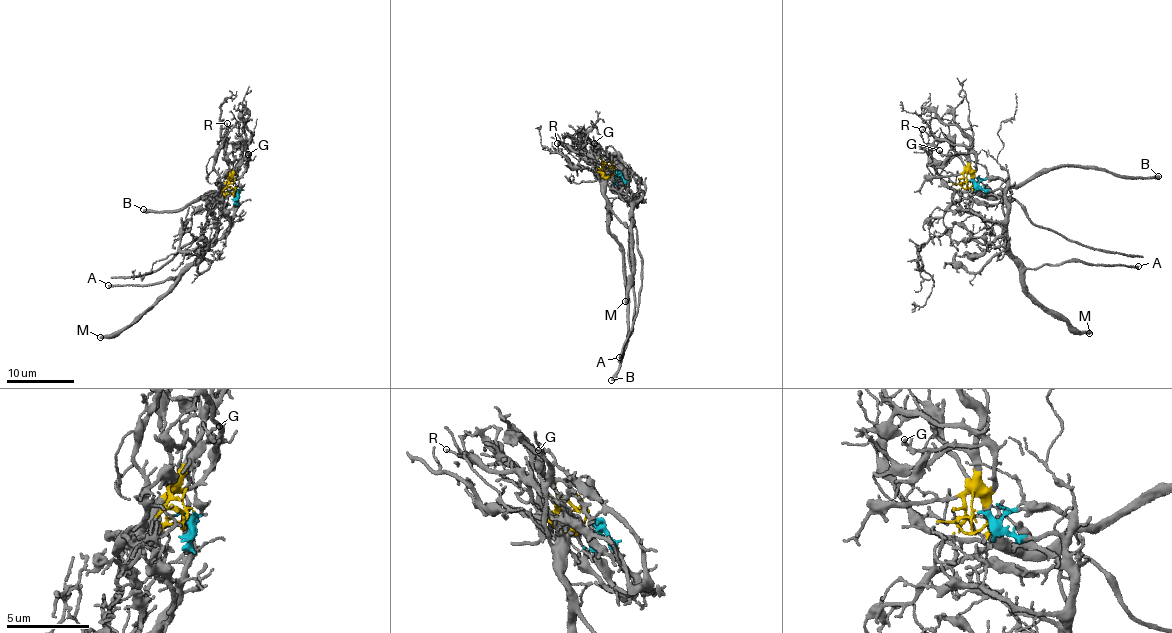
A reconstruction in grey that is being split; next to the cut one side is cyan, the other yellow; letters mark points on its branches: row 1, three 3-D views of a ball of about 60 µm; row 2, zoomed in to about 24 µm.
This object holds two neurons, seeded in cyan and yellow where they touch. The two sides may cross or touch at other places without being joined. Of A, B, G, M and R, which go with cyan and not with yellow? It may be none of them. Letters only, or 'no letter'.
A, M

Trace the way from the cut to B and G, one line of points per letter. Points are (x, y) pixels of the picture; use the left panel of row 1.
B: (238, 188), (205, 204), (207, 200), (203, 200), (212, 194), (210, 191), (173, 210), (153, 213), (143, 209)
G: (238, 188), (232, 178), (238, 177), (248, 163), (245, 159), (248, 154)

